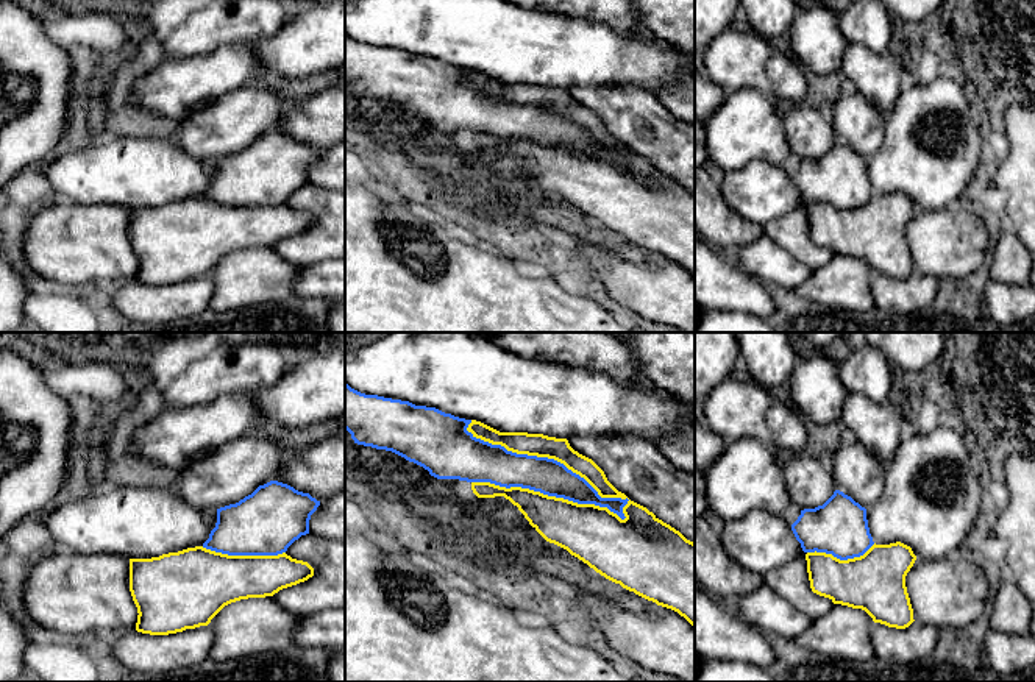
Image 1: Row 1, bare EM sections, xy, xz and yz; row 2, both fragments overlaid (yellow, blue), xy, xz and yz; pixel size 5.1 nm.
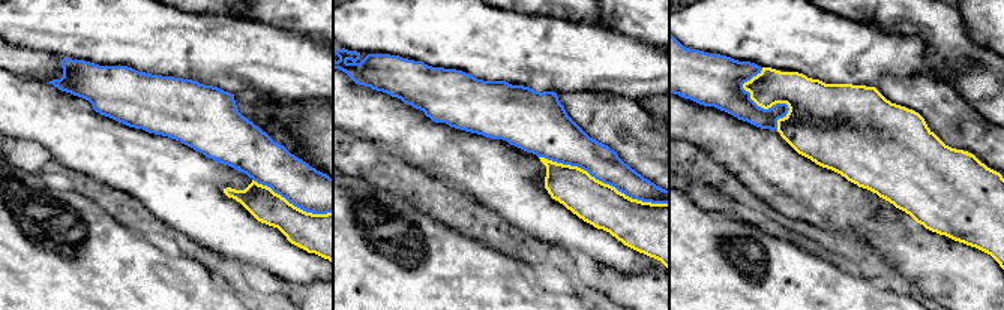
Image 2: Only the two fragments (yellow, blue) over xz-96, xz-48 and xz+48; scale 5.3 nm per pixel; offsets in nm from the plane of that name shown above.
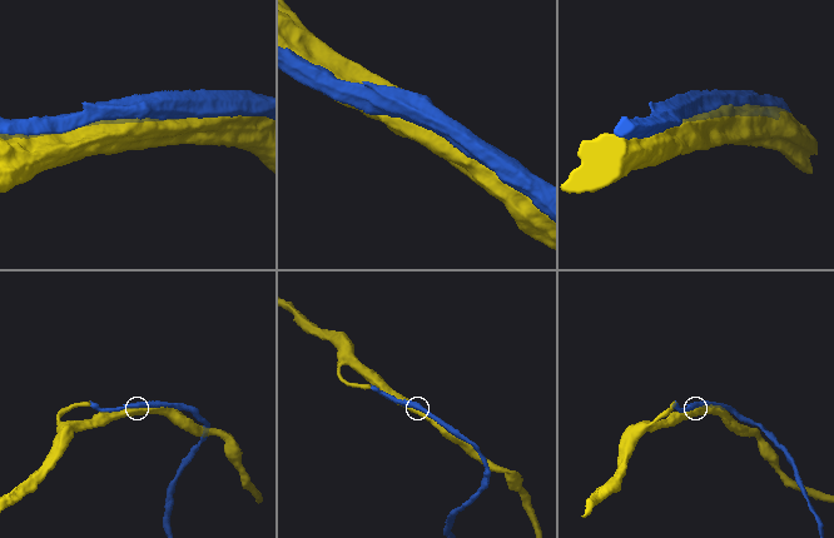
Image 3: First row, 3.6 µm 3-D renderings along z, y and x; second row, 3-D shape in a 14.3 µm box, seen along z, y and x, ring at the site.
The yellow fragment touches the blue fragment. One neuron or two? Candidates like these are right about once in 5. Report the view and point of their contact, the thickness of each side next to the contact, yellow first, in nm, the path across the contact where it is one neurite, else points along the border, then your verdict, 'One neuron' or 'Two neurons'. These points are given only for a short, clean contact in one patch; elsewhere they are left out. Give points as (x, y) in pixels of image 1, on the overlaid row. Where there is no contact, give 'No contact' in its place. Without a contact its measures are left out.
Touches yellow at xz (550, 458). Thickness 130 nm (yellow) against 190 nm. One neuron

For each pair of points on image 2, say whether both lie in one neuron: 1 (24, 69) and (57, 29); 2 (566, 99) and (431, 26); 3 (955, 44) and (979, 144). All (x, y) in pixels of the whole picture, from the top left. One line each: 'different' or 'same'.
1: different
2: different
3: different

